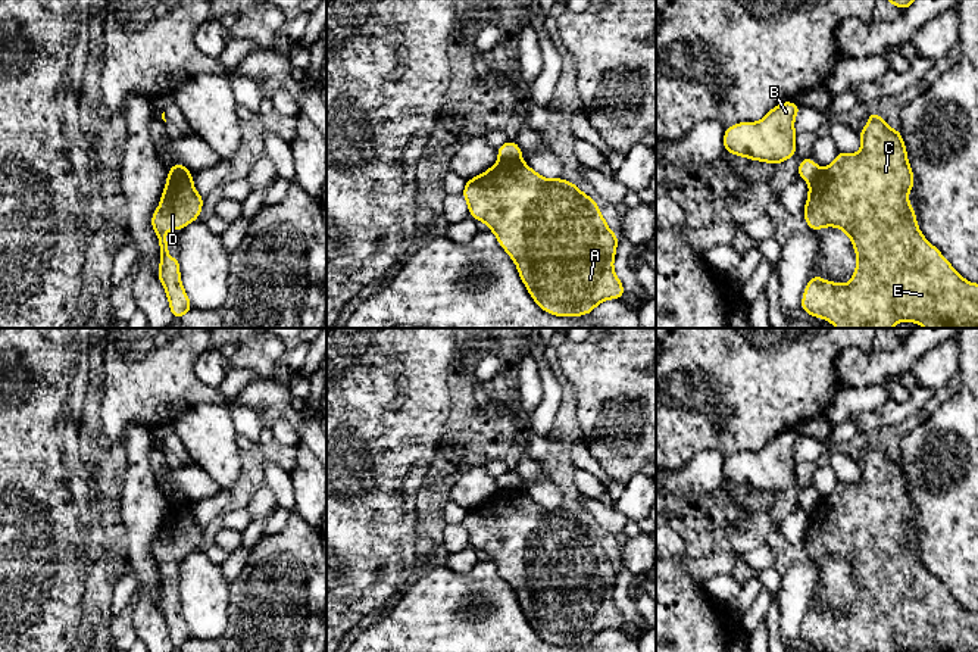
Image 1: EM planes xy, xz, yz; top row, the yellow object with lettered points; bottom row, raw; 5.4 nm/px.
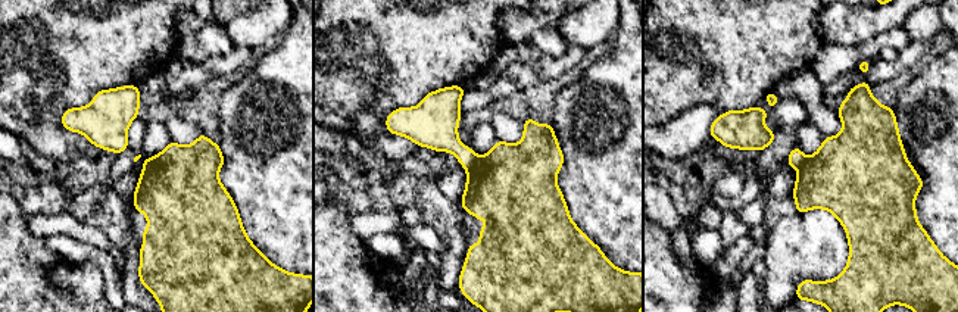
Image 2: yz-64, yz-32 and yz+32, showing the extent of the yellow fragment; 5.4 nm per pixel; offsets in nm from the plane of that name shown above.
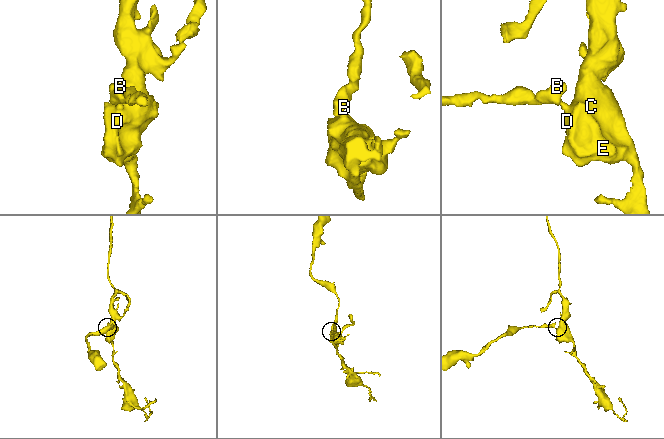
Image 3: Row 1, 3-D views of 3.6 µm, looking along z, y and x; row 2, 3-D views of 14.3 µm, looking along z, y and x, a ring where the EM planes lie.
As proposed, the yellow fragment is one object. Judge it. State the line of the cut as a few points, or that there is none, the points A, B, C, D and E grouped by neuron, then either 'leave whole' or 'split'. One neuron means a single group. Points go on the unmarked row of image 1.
cut xz (499, 486), (519, 489); groups A C D E / B; split

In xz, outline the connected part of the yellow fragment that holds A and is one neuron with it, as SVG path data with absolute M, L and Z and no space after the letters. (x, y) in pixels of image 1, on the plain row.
M499 487L484 503L468 509L462 525L471 546L488 555L516 593L538 637L556 646L590 643L599 633L622 628L624 617L613 600L618 567L607 558L594 528L575 514L547 509L522 489Z

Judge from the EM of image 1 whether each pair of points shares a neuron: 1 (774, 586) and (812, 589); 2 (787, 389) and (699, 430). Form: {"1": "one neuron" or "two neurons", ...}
{"1": "two neurons", "2": "one neuron"}

